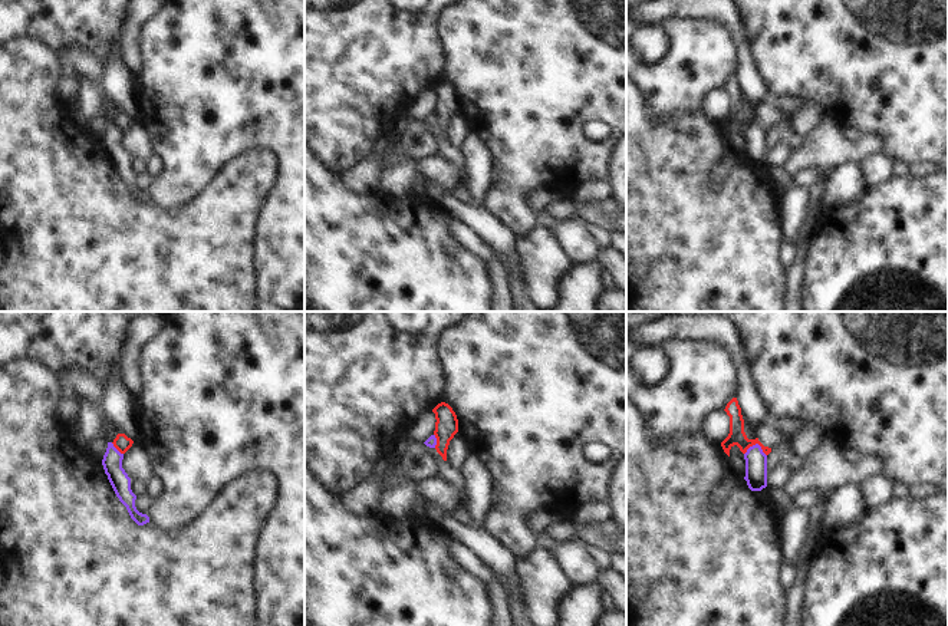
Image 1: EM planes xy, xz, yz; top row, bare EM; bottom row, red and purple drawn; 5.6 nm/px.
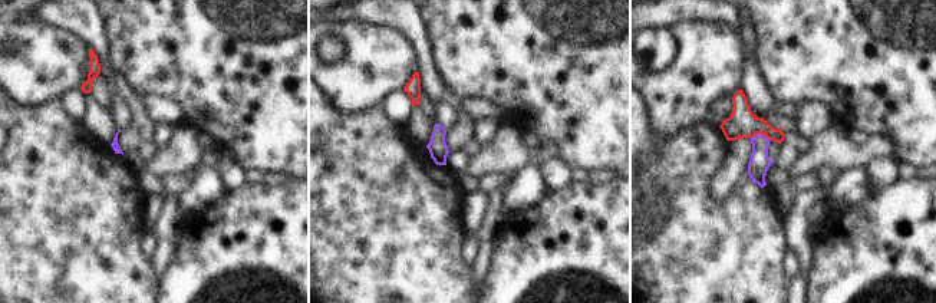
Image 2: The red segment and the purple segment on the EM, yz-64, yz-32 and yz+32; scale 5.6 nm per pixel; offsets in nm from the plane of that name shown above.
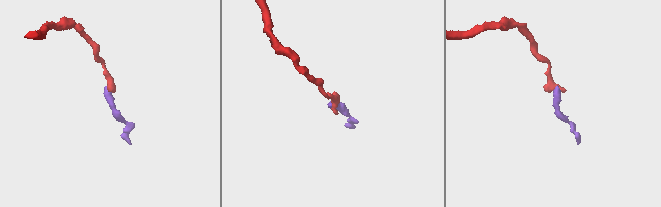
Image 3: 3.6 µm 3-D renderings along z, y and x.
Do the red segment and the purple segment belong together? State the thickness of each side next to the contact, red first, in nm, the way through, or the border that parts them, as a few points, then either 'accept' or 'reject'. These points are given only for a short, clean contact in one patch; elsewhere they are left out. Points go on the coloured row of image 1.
100 nm thick on the red side, 130 nm on the other; border along yz (744, 452), (757, 444), (766, 455); reject

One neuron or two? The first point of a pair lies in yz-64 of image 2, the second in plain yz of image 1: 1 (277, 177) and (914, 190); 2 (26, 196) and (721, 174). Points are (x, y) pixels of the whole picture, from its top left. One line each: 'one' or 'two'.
1: two
2: two

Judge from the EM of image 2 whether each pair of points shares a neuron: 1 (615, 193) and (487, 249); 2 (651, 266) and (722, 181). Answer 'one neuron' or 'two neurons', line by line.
1: two neurons
2: two neurons

